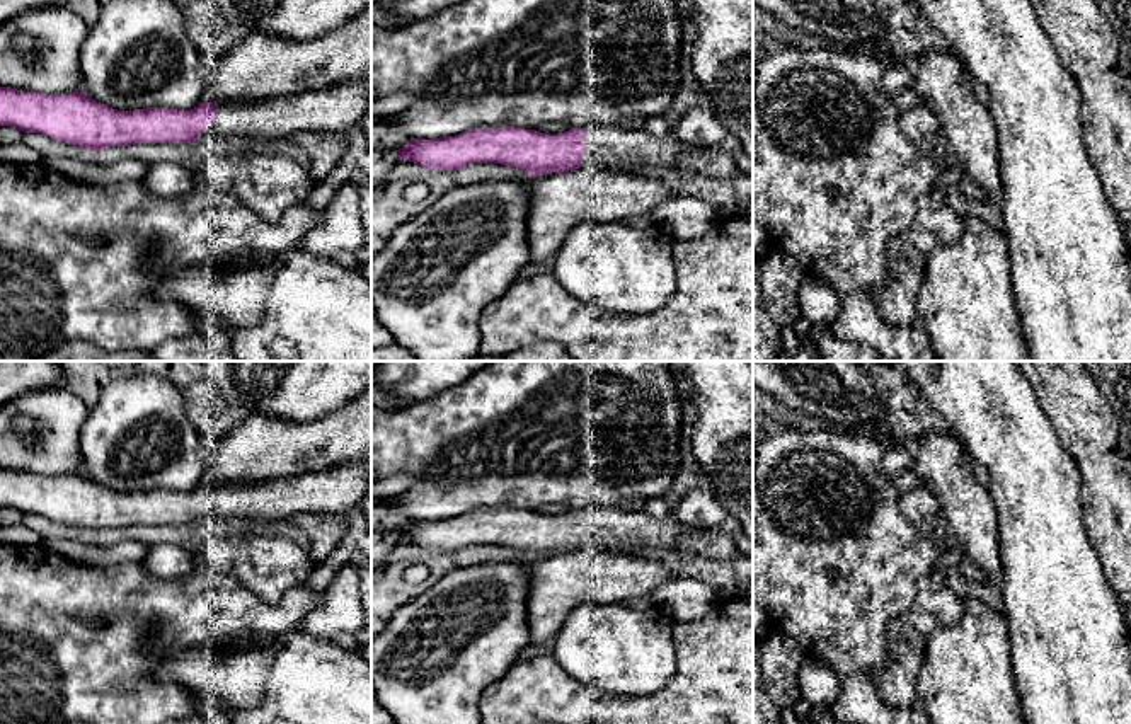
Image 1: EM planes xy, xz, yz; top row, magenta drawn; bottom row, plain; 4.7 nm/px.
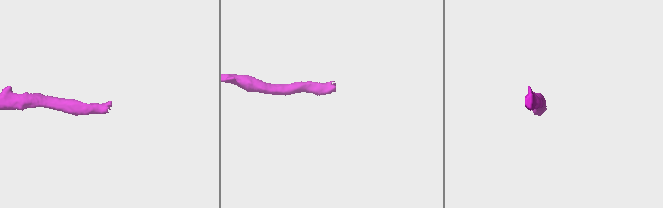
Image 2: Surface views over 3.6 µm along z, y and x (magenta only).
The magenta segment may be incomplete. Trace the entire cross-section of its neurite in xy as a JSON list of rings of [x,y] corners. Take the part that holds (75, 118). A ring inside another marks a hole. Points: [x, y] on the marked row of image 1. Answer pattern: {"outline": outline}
{"outline": [[[371,72],[358,80],[264,102],[194,109],[118,111],[85,92],[44,94],[0,87],[0,126],[41,133],[100,152],[135,143],[242,143],[301,131],[347,135],[371,104]]]}

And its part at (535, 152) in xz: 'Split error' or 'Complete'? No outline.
Split error

